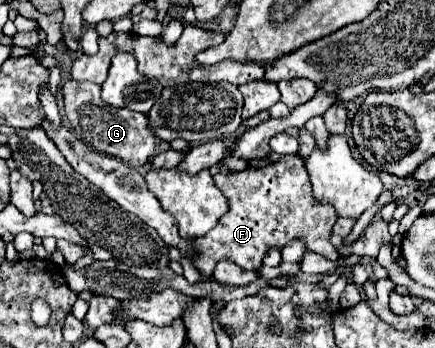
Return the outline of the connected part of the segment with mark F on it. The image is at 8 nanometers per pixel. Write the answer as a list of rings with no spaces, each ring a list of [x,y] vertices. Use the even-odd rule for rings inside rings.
[[[297,154],[283,156],[279,162],[273,162],[265,168],[247,168],[237,174],[219,172],[213,178],[217,188],[229,200],[229,212],[209,234],[193,242],[193,254],[183,254],[183,258],[189,260],[205,280],[213,278],[213,270],[219,260],[229,260],[243,270],[257,272],[261,268],[263,256],[269,250],[273,248],[283,250],[291,240],[305,240],[309,252],[321,254],[327,260],[337,262],[339,252],[331,244],[333,224],[337,222],[337,214],[333,206],[321,206],[313,202],[305,162]],[[273,238],[275,238],[275,246],[271,244]]]

